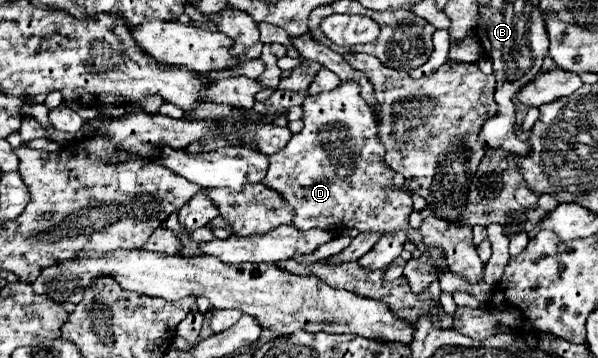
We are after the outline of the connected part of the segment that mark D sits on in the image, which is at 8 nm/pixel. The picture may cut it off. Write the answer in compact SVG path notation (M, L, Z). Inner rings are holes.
M352 80L350 82L340 82L340 86L334 88L334 90L330 90L330 92L322 92L322 94L316 94L316 96L306 96L302 108L304 108L304 118L302 118L304 120L304 128L298 134L292 136L292 140L286 144L286 148L282 148L280 152L276 152L276 154L270 156L270 166L268 166L268 172L266 172L264 180L262 180L262 184L266 184L268 188L280 192L280 196L284 196L284 200L288 200L288 204L292 204L292 208L296 210L292 224L296 228L300 228L300 230L324 228L328 232L338 232L342 228L356 228L356 230L362 230L362 232L380 232L380 234L390 234L394 230L408 228L408 241L413 242L416 244L417 249L425 252L426 246L423 246L421 233L418 230L410 230L410 226L408 226L408 214L412 212L412 198L394 188L394 182L392 182L394 170L388 168L388 164L384 162L384 154L386 152L384 152L384 146L380 144L380 140L376 138L376 124L378 122L376 122L376 116L374 116L372 108L360 96L360 86L358 84L352 84Z

